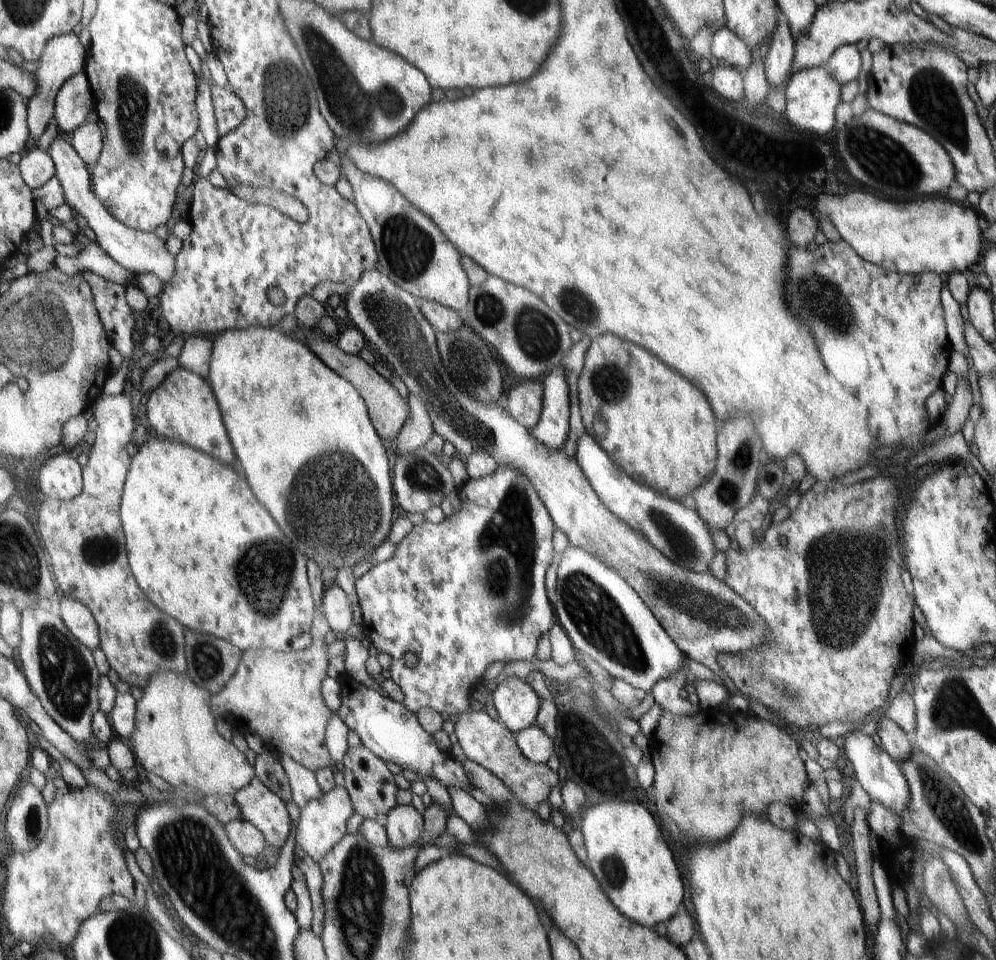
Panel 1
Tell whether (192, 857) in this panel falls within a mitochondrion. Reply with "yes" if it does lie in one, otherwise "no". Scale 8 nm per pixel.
yes

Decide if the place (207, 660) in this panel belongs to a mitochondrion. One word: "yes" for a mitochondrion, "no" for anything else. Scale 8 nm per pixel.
yes

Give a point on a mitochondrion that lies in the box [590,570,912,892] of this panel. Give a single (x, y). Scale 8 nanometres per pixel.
(614, 871)

